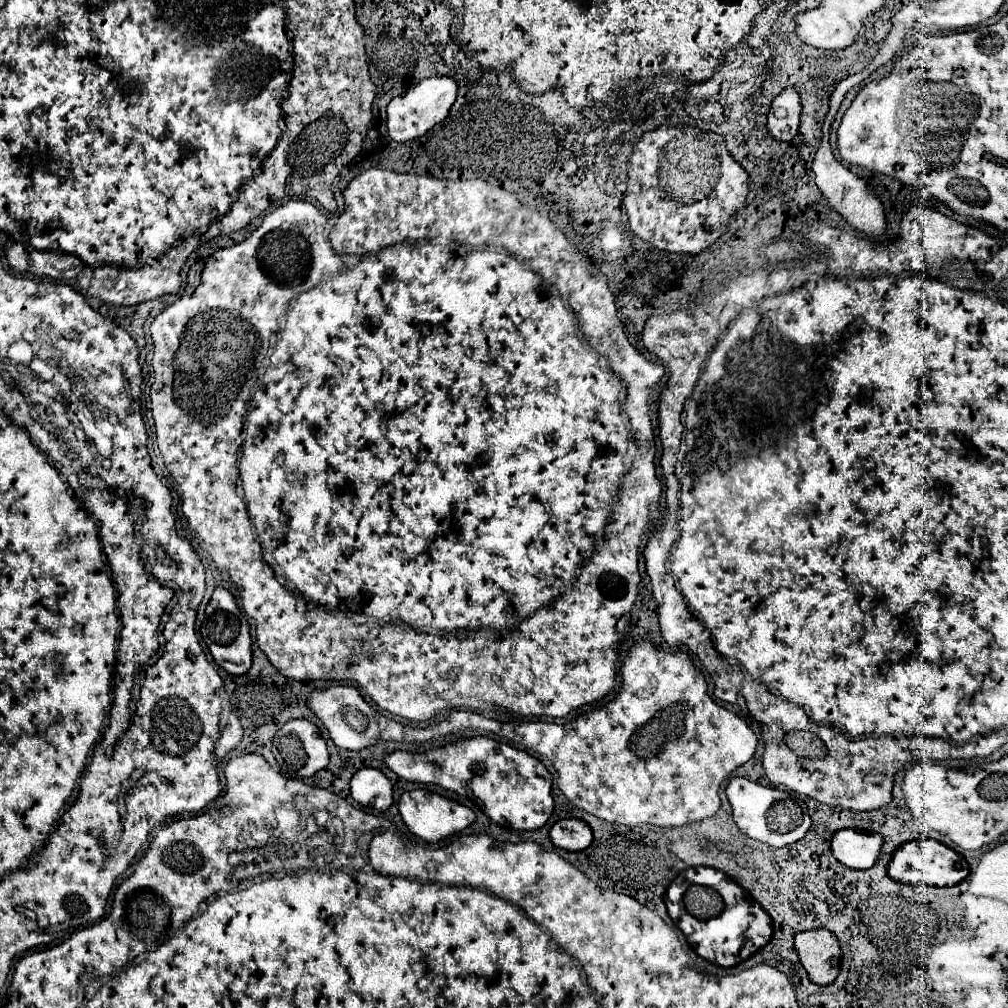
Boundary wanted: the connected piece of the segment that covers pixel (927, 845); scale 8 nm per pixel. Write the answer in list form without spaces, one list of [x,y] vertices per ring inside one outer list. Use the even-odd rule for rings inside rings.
[[[916,839],[904,843],[898,847],[892,861],[888,863],[888,875],[898,883],[926,883],[934,887],[952,887],[964,881],[968,873],[970,871],[964,855],[956,853],[954,849],[942,845],[936,839]]]

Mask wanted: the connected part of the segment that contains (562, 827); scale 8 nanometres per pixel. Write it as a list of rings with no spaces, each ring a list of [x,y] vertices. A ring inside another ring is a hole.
[[[562,819],[550,829],[550,839],[566,851],[582,851],[592,843],[592,831],[582,819]]]

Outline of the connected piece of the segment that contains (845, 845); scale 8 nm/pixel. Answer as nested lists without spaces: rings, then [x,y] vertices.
[[[842,829],[834,833],[832,853],[850,869],[870,869],[882,853],[884,837],[878,833],[866,833],[856,829]]]

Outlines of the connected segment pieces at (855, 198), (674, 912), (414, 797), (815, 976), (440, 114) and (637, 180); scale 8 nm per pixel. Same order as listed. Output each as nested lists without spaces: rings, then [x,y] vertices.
[[[822,141],[816,155],[814,155],[814,165],[812,171],[816,175],[816,185],[822,191],[822,195],[832,203],[832,207],[858,231],[864,231],[868,235],[882,235],[886,229],[884,223],[884,209],[882,203],[874,197],[874,193],[868,189],[866,181],[854,175],[848,167],[844,167],[840,161],[834,159],[830,143]]]
[[[712,867],[686,869],[686,871],[678,873],[678,877],[670,883],[670,887],[664,895],[664,903],[668,907],[668,915],[672,917],[674,923],[684,915],[682,895],[690,885],[710,885],[712,889],[716,889],[724,897],[724,903],[726,903],[726,909],[722,911],[720,919],[714,919],[714,921],[720,921],[720,927],[710,929],[708,957],[702,957],[702,959],[706,959],[714,965],[720,965],[720,967],[734,967],[734,965],[746,961],[750,955],[754,955],[758,949],[762,949],[770,941],[770,935],[772,935],[770,915],[742,887],[738,887],[730,877],[726,877],[724,873],[720,873],[718,869],[712,869]]]
[[[416,789],[416,791],[408,791],[400,797],[400,803],[398,803],[398,809],[400,809],[400,815],[402,815],[402,821],[404,825],[414,833],[418,835],[420,839],[428,841],[428,843],[438,843],[454,833],[460,833],[462,829],[466,829],[468,825],[472,825],[474,821],[474,813],[472,809],[452,801],[452,799],[446,799],[438,793],[424,793],[422,789]]]
[[[826,929],[802,931],[794,939],[794,949],[816,985],[830,985],[840,971],[840,947],[834,933]]]
[[[428,77],[418,81],[412,89],[408,89],[404,95],[394,97],[388,103],[388,133],[394,141],[404,143],[422,137],[426,131],[430,131],[434,125],[446,119],[452,103],[456,101],[458,85],[450,77]]]
[[[660,127],[644,133],[634,145],[628,163],[628,191],[624,207],[630,217],[630,229],[650,245],[684,255],[698,255],[722,233],[728,219],[744,205],[748,195],[748,175],[728,153],[724,139],[716,133],[704,133],[698,127]]]

